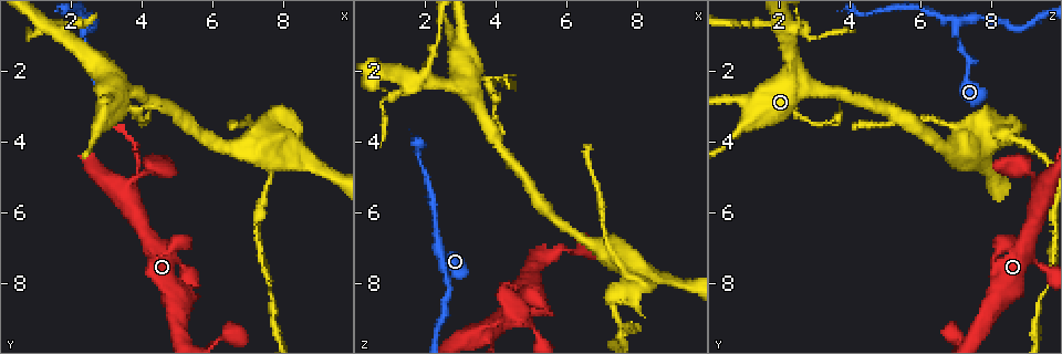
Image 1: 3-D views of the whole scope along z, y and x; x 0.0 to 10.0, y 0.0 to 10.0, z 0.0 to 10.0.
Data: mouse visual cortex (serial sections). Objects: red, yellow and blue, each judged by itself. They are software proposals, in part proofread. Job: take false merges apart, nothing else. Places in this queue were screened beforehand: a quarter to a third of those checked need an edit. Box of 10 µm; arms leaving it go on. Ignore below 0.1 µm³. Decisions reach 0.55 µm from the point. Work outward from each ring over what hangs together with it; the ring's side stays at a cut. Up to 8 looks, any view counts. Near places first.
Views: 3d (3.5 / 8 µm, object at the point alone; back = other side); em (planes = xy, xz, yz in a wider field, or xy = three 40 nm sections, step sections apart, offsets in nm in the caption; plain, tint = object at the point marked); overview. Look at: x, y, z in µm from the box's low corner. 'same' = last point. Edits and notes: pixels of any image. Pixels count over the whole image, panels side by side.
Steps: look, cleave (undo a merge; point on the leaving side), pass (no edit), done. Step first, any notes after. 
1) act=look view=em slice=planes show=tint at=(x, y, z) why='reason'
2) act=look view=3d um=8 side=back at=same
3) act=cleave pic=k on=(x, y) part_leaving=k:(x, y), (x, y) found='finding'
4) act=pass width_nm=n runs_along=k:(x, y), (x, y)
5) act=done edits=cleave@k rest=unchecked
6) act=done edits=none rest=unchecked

act=look view=3d um=8 at=(2.35, 0.70, 7.00) why='sharp bend'

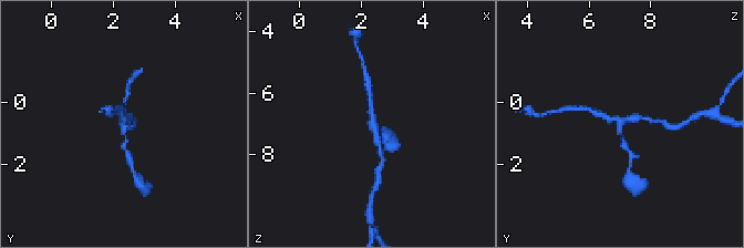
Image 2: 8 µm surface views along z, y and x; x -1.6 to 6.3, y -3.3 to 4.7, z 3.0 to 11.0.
act=look view=3d um=3.5 at=same

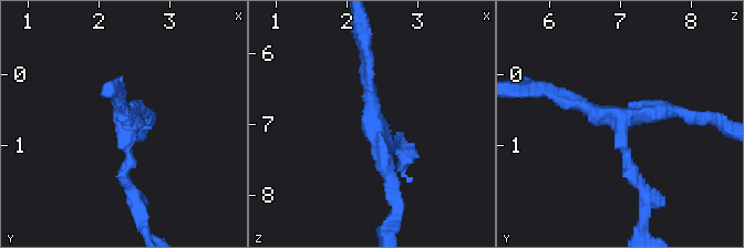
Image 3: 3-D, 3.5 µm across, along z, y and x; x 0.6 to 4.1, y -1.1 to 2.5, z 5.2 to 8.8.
act=look view=em slice=xy step=3 show=tint at=(2.40, 0.65, 7.00)

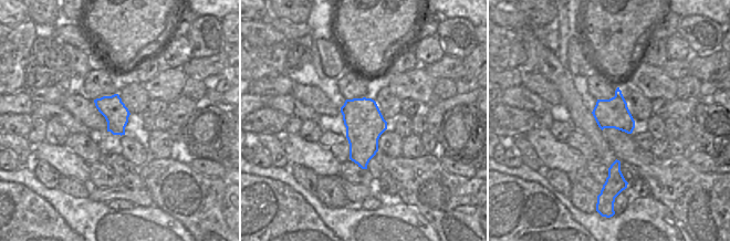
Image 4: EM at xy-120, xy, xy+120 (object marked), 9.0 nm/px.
act=pass runs_along=3:(132, 188), (125, 120), (143, 113) found='all the same cell'

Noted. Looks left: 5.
act=look view=em slice=planes show=tint at=(3.60, 5.20, 9.35) why='four or more arms meet'

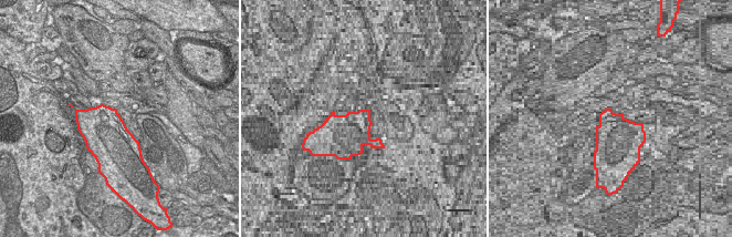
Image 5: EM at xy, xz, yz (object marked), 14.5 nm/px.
act=look view=3d um=3.5 side=back at=same

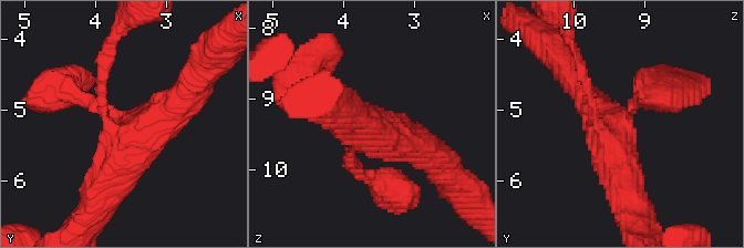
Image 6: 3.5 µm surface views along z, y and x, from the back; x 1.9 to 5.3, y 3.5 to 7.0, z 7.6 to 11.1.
act=pass width_nm=650 runs_along=6:(97, 203), (128, 127), (81, 96) found='all the same cell'

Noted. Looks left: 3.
act=look view=3d um=3.5 at=(7.85, 3.80, 7.65) why='sharp bend'

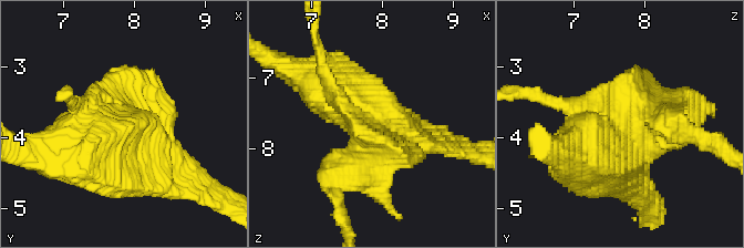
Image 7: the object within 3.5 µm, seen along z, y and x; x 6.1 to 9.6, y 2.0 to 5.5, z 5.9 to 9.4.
act=look view=em slice=planes show=tint at=(7.80, 3.90, 7.60)

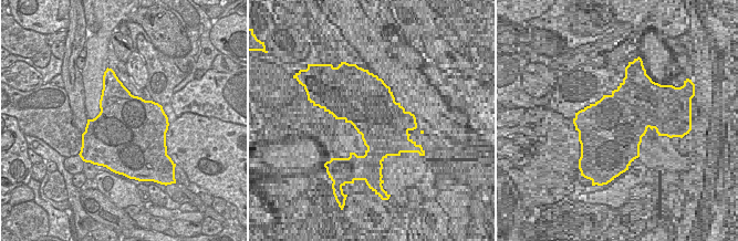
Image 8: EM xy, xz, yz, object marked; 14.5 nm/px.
act=pass runs_along=7:(293, 71), (371, 115), (361, 161) found='all the same cell'

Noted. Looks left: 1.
act=done edits=none rest=unchecked

